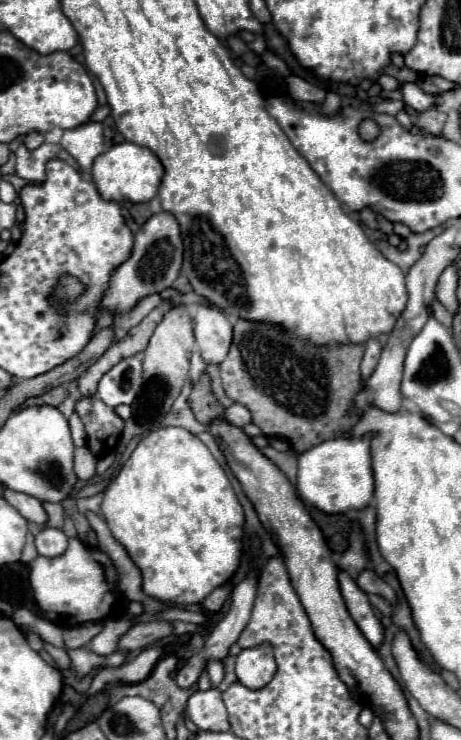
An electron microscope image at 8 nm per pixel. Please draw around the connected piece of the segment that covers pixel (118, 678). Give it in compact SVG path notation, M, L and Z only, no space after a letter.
M145 648L133 662L119 668L103 668L91 682L85 696L97 694L109 682L143 682L153 670L155 662L161 658L163 648Z

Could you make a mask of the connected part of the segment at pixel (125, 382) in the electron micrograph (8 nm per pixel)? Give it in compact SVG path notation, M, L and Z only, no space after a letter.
M137 356L125 358L99 380L97 398L111 408L119 404L133 404L141 384L141 360Z

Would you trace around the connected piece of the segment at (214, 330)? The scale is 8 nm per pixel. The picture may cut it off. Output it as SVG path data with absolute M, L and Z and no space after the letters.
M201 306L195 314L195 340L205 364L221 364L233 340L227 316L211 306Z

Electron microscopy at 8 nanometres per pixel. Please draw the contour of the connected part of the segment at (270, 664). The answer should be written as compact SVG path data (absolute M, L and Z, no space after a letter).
M261 644L255 648L241 650L241 654L237 656L235 674L239 684L247 686L249 690L265 688L275 674L275 658L271 646Z

